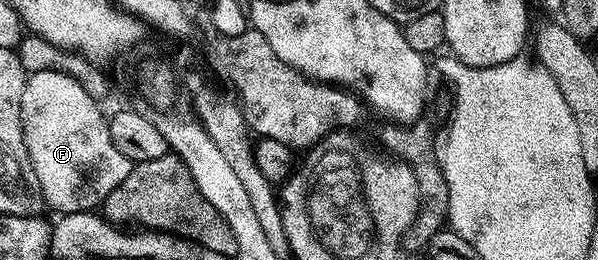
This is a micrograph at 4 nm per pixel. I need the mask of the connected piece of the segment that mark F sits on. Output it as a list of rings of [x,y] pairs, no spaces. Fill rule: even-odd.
[[[29,74],[25,89],[23,136],[46,203],[61,216],[96,211],[134,168],[134,163],[115,148],[106,115],[101,115],[102,107],[65,74]],[[37,89],[49,90],[49,94],[33,94]]]

